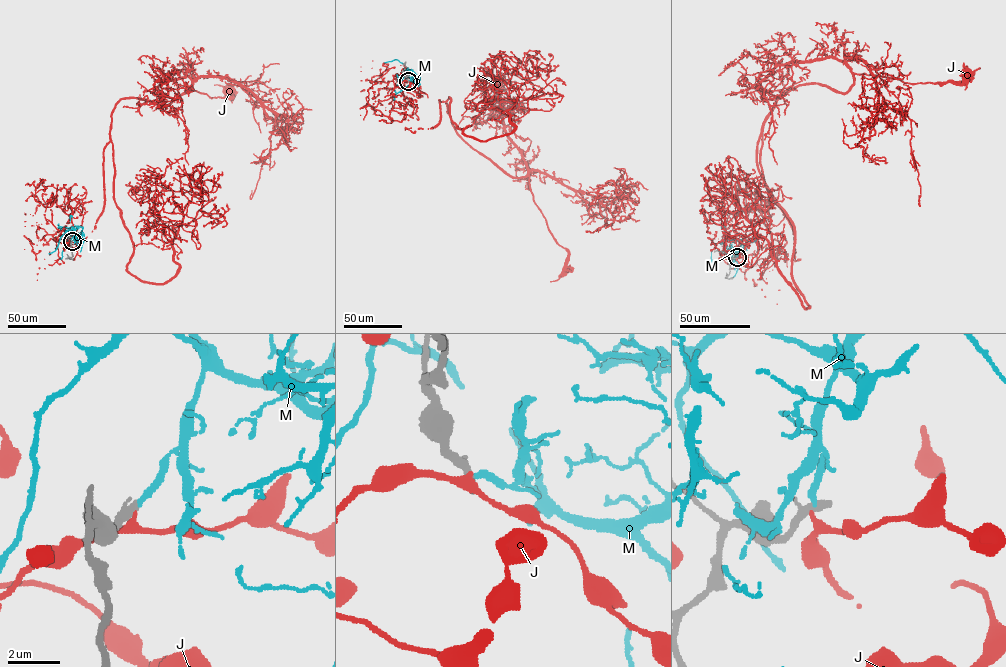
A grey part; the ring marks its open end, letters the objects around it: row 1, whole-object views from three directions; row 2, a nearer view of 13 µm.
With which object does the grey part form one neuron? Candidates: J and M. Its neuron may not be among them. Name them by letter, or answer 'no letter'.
no letter

